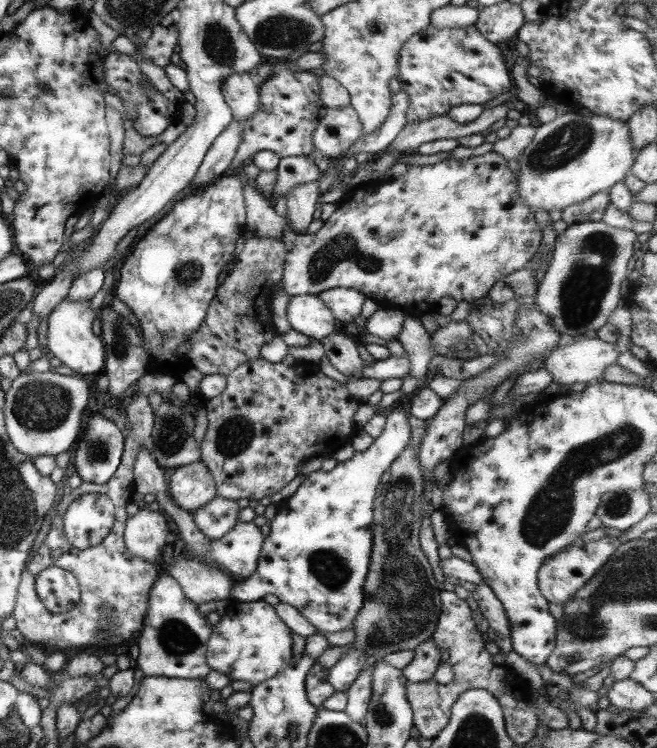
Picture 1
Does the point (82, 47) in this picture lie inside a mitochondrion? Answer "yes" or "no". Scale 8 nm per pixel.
no

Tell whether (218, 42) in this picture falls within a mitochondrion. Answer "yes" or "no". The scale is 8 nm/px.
yes

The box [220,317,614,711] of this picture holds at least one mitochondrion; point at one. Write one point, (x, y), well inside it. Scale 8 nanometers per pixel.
(409, 612)

